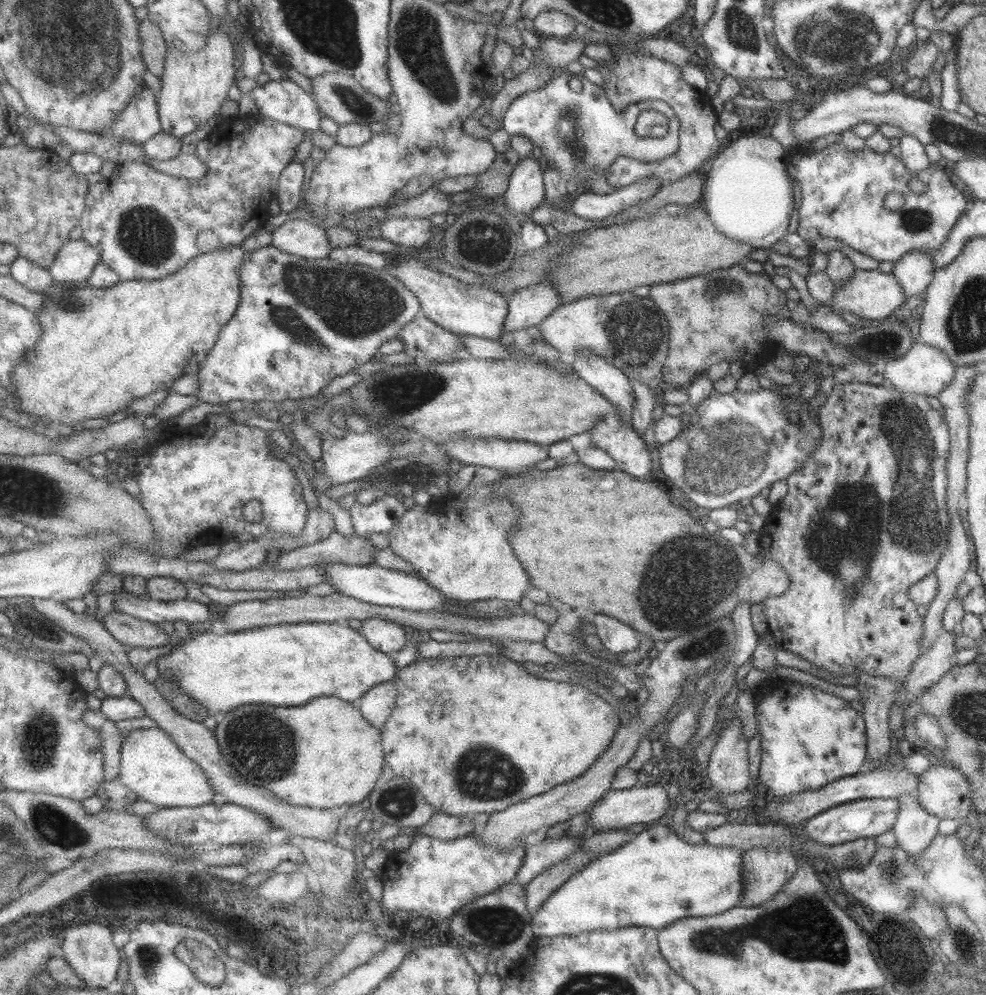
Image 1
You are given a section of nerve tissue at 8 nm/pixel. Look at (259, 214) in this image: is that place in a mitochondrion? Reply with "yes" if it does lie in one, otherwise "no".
no

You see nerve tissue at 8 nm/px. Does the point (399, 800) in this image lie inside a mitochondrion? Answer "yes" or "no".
yes

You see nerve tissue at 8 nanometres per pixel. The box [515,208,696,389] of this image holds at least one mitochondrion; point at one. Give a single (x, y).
(631, 332)

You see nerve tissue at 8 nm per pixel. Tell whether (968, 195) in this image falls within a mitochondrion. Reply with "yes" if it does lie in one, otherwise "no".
no

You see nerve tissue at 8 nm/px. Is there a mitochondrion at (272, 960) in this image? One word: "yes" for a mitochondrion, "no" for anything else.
no

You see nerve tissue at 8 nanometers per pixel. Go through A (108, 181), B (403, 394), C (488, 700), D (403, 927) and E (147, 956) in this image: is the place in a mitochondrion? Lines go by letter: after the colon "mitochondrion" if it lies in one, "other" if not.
A: other
B: mitochondrion
C: other
D: other
E: mitochondrion

